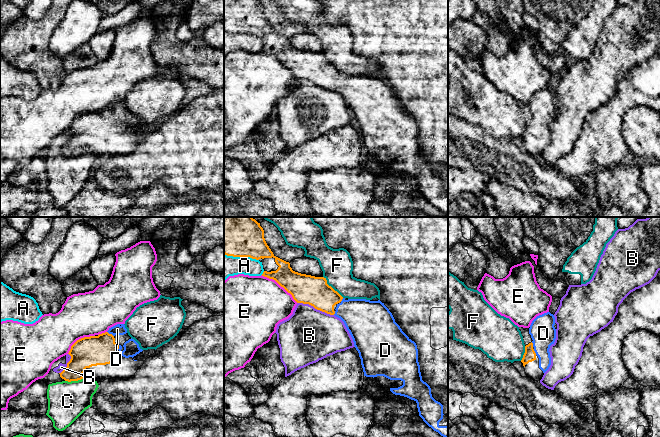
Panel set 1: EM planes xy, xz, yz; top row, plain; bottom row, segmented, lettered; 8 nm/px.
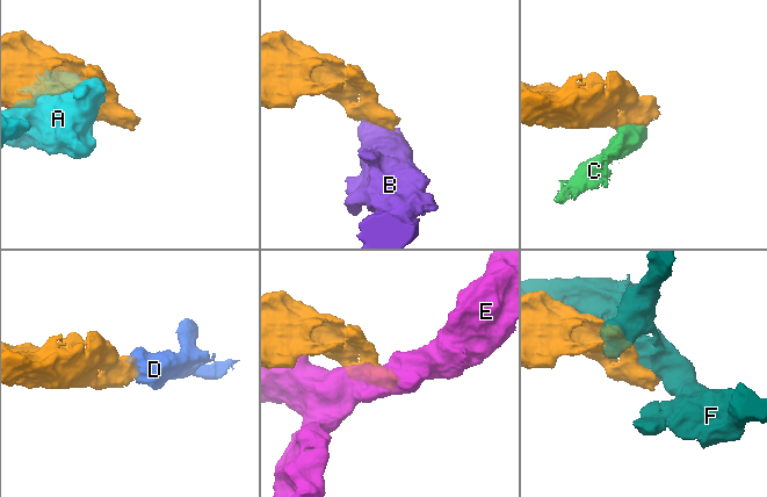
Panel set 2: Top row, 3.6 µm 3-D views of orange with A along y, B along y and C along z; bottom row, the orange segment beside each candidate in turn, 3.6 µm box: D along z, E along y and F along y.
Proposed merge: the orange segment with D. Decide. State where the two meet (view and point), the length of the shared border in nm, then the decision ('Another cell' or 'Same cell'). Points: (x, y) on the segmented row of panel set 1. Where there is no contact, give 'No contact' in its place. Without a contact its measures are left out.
Touches orange at xy (110, 334). Shared border 70 nm. Same cell

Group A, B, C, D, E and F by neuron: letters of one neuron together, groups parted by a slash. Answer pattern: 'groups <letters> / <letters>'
groups A / B C / D / E / F

